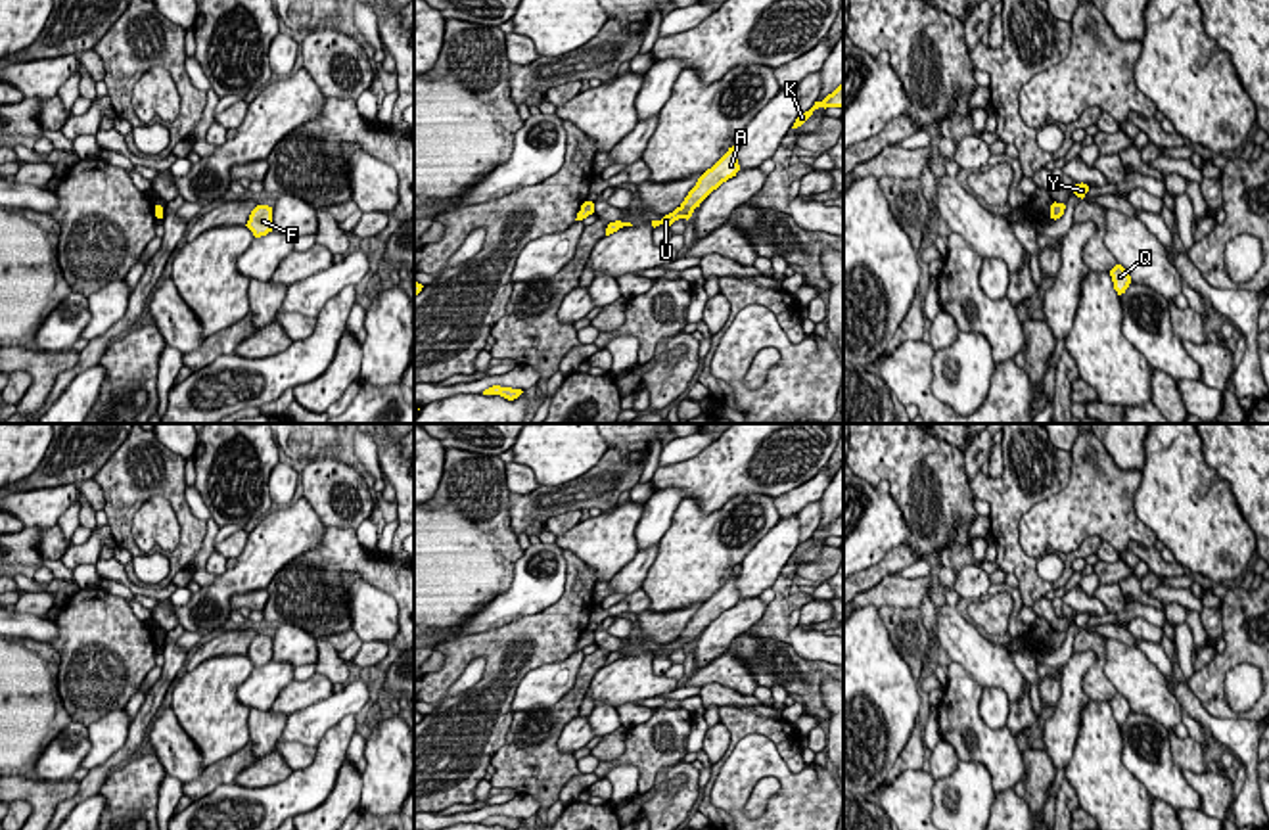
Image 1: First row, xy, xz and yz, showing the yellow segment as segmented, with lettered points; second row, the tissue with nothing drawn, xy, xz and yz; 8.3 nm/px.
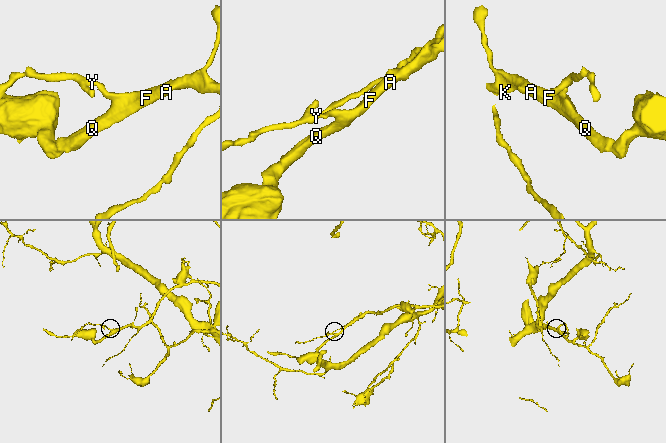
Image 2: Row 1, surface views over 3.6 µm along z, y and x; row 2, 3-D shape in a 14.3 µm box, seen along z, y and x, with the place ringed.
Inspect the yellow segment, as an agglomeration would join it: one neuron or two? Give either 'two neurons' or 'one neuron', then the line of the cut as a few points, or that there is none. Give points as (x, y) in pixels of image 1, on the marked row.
one neuron | no cut

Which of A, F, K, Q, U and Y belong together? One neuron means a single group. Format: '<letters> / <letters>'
A F K Q U Y

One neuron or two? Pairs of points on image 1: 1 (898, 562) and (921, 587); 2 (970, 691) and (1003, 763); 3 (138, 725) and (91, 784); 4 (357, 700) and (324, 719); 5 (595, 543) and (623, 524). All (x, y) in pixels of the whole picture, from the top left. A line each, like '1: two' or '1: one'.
1: two
2: one
3: one
4: one
5: one

